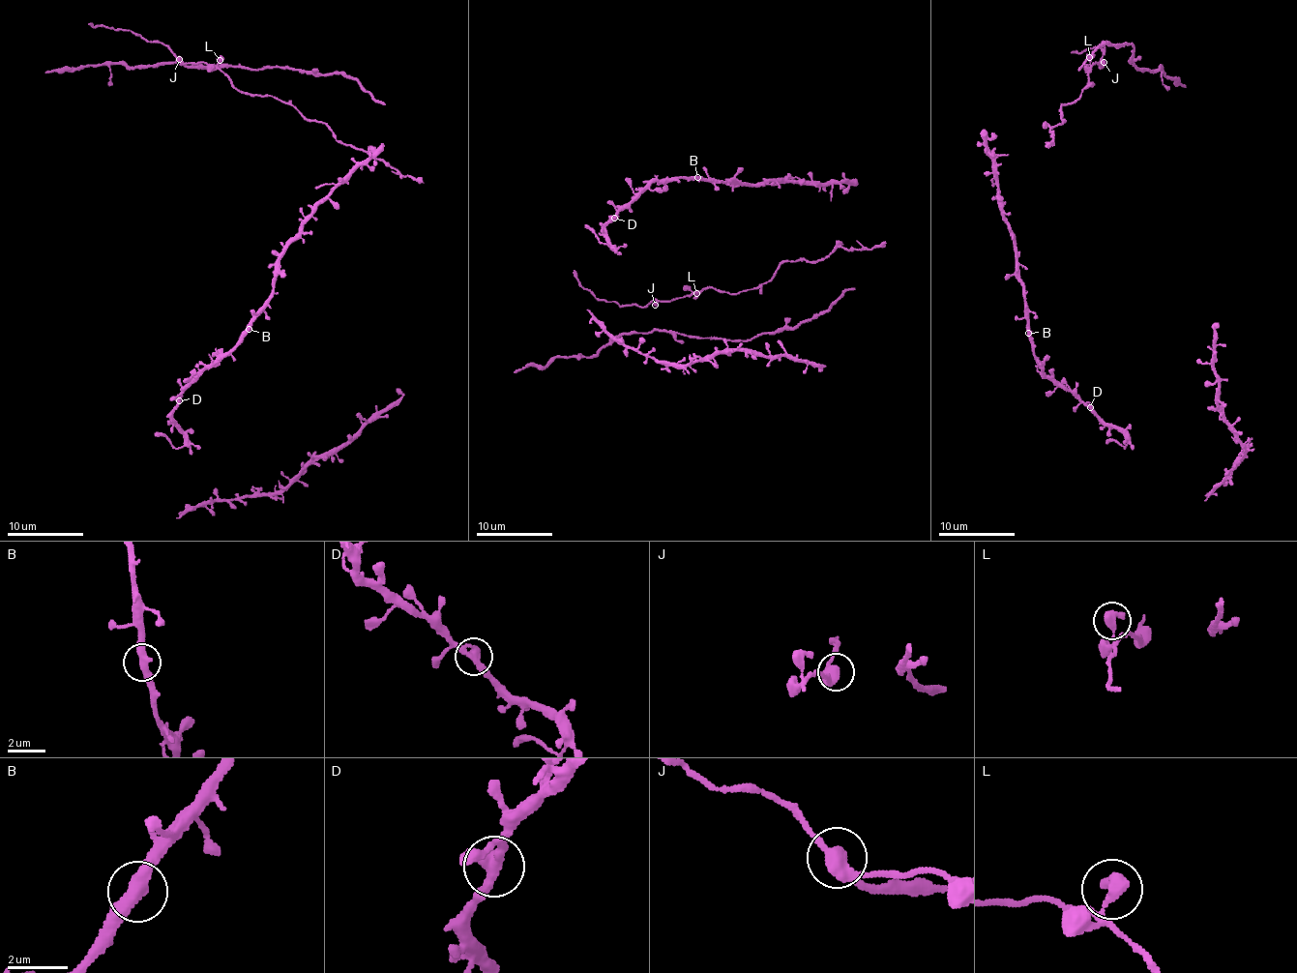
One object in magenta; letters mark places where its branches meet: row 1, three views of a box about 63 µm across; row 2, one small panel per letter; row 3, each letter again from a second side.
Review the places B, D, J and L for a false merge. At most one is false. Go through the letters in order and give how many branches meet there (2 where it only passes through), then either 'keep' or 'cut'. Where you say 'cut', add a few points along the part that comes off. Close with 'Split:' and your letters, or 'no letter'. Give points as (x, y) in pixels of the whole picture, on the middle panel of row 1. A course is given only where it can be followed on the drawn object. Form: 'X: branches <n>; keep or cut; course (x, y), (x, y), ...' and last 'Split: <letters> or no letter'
B: branches 2; keep
D: branches 2; keep
J: branches 2; keep
L: branches 2; keep
Split: no letter

